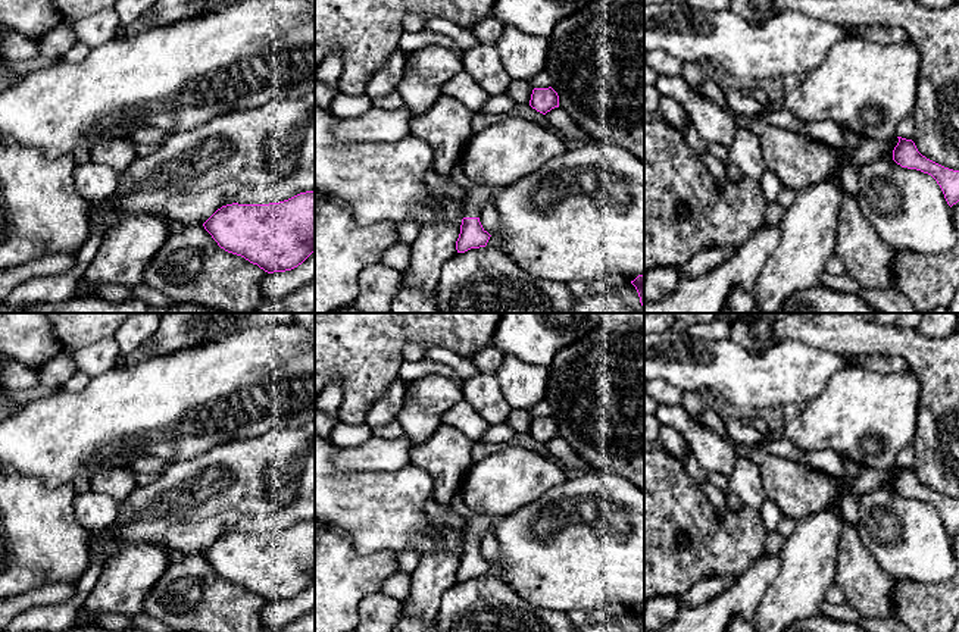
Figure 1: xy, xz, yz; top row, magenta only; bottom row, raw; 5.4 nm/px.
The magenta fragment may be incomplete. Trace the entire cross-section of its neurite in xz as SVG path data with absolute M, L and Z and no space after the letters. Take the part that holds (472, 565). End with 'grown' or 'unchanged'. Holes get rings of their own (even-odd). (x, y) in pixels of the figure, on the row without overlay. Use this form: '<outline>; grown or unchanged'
M472 511L472 514L465 520L465 528L462 529L465 544L456 570L457 582L487 575L491 564L482 557L480 544L484 541L485 534L493 531L494 522L494 517L477 511Z; grown

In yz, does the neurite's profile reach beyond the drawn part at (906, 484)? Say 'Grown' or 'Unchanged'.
Unchanged

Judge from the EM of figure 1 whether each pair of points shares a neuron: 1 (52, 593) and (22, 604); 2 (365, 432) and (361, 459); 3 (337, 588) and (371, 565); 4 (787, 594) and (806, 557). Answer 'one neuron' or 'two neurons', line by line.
1: one neuron
2: two neurons
3: one neuron
4: one neuron

